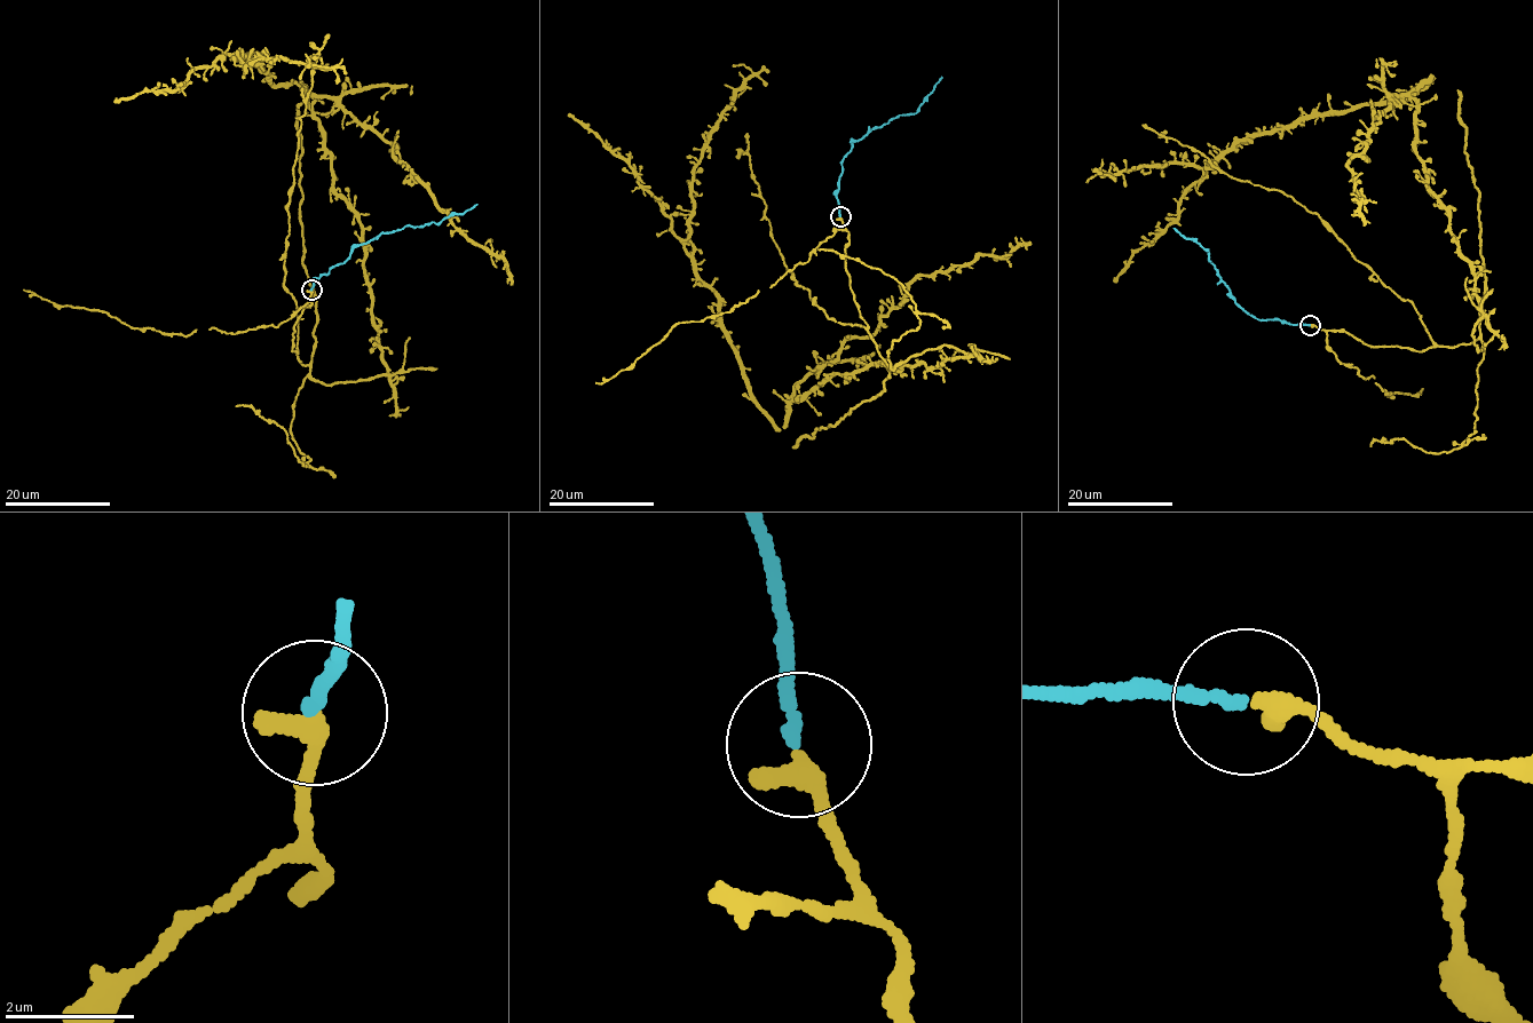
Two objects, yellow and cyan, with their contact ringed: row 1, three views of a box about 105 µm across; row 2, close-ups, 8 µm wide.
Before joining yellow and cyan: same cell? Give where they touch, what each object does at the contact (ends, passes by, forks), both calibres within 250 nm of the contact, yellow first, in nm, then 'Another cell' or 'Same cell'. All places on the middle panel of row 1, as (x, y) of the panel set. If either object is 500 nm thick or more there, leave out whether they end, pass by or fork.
Place: (840, 216). At the ring yellow ends. At the ring cyan ends. Thickness 360 nm (yellow) against 190 nm. Same cell

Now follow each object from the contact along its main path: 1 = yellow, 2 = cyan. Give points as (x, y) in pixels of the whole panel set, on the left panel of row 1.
1: (310, 290), (291, 351), (311, 378), (393, 379), (308, 94), (242, 56), (311, 65)
2: (310, 290), (315, 278), (325, 275), (342, 263), (352, 250), (381, 234), (440, 222), (476, 204)

